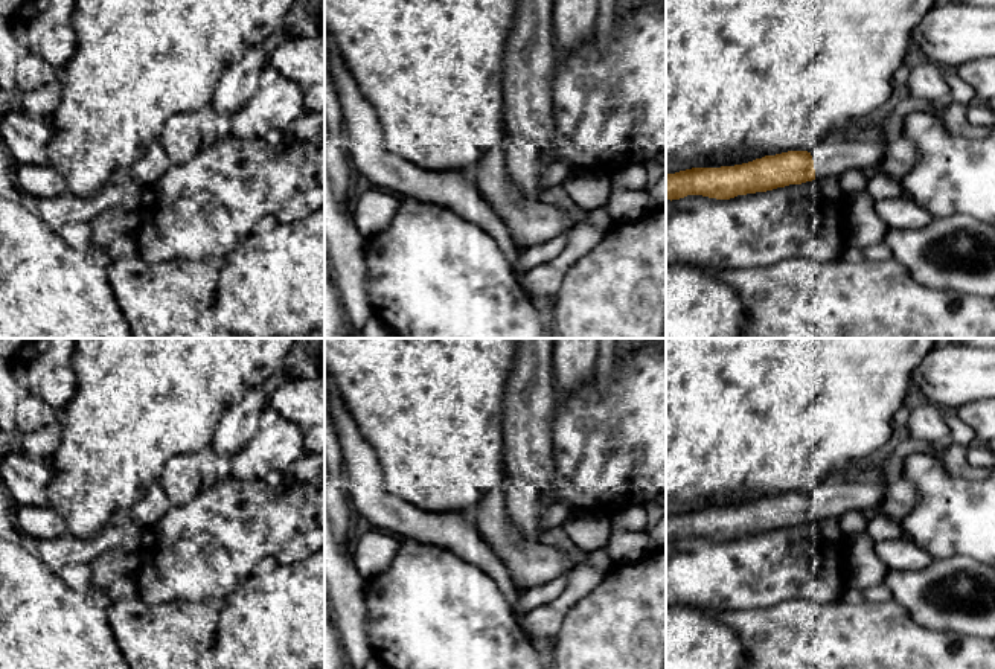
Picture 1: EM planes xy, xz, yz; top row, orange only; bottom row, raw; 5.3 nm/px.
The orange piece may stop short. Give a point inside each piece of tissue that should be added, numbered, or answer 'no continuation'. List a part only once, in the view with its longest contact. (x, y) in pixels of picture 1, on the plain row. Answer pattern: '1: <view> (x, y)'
1: yz (831, 499)

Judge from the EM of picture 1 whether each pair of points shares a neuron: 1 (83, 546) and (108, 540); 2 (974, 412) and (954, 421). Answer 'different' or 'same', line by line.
1: same
2: different

